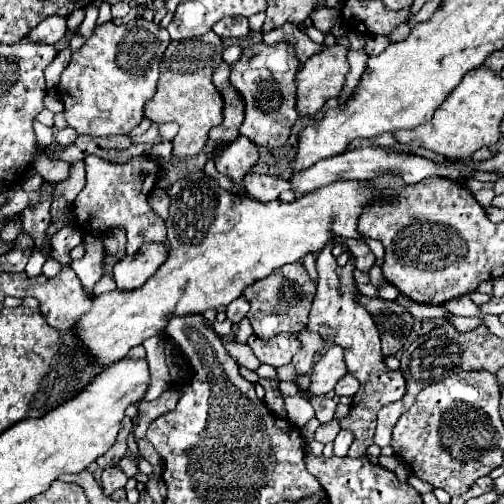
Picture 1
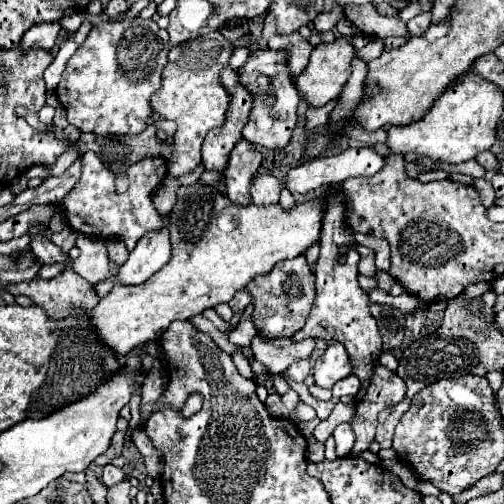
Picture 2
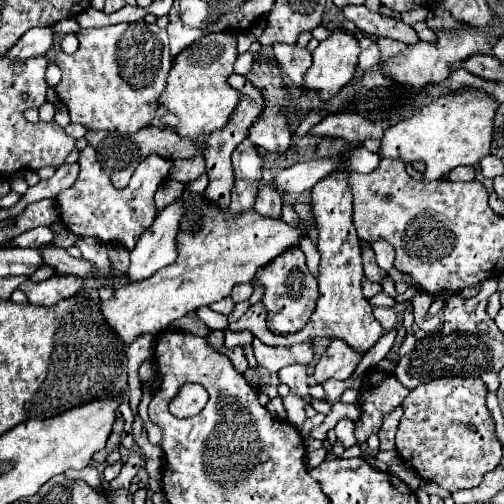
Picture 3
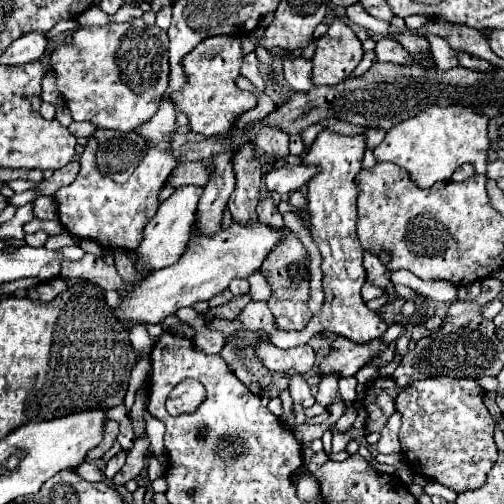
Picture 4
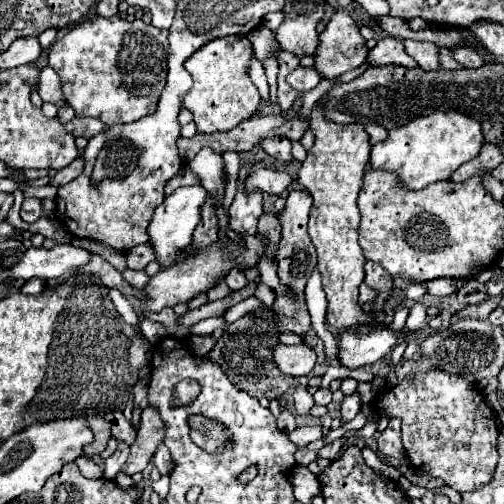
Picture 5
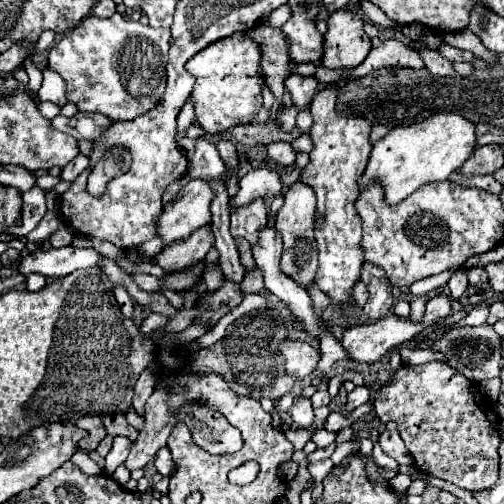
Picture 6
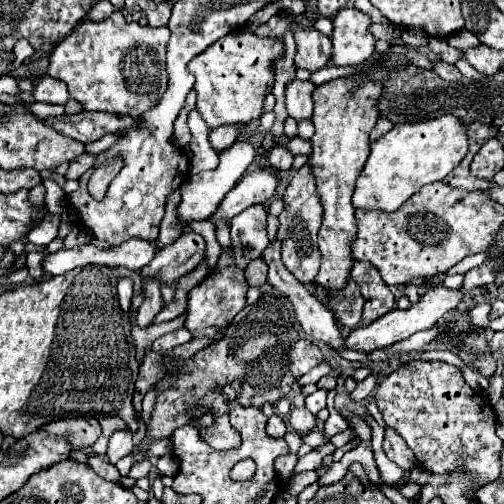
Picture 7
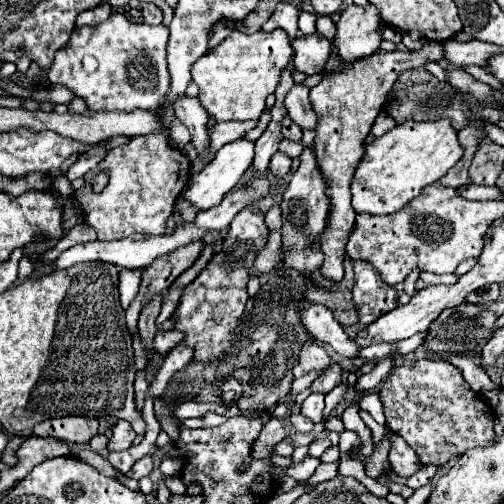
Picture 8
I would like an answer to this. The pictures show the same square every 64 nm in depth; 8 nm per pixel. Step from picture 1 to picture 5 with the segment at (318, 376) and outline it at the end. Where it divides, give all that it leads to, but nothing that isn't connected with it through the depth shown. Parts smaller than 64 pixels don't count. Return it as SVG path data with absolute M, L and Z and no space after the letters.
M390 326L386 328L376 328L352 334L352 332L342 332L338 336L338 362L346 366L348 370L356 370L366 364L374 364L380 358L384 358L398 340L404 340L404 332L392 332Z

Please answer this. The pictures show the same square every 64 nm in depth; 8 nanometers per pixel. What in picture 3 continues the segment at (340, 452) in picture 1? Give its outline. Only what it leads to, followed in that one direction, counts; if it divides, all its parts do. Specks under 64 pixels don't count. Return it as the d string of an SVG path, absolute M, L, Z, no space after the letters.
M340 420L334 428L336 432L336 438L338 442L344 446L344 448L350 448L356 444L356 438L354 438L354 422L352 420Z

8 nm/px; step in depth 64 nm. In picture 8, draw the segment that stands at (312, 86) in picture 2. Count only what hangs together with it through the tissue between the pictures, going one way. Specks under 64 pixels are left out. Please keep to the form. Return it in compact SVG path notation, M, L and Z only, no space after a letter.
M346 6L340 12L340 20L336 22L334 46L342 62L352 64L364 56L370 56L378 50L382 38L378 32L382 18L376 6Z

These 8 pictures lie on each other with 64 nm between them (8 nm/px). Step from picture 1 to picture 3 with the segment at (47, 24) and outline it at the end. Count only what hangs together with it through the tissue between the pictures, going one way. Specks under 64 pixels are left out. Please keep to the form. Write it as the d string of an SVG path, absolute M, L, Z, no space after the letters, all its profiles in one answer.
M32 28L16 42L16 46L8 50L8 56L18 60L26 60L30 56L42 56L50 50L52 42L54 42L54 28Z

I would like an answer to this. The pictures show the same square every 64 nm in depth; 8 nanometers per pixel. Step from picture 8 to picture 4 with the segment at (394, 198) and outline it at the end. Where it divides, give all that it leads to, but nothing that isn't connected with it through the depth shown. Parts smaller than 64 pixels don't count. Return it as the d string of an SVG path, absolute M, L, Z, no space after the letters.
M434 106L390 128L374 156L378 162L394 162L406 168L420 188L428 188L438 180L450 180L460 164L472 164L476 174L484 174L488 150L488 116L480 116L464 106Z

